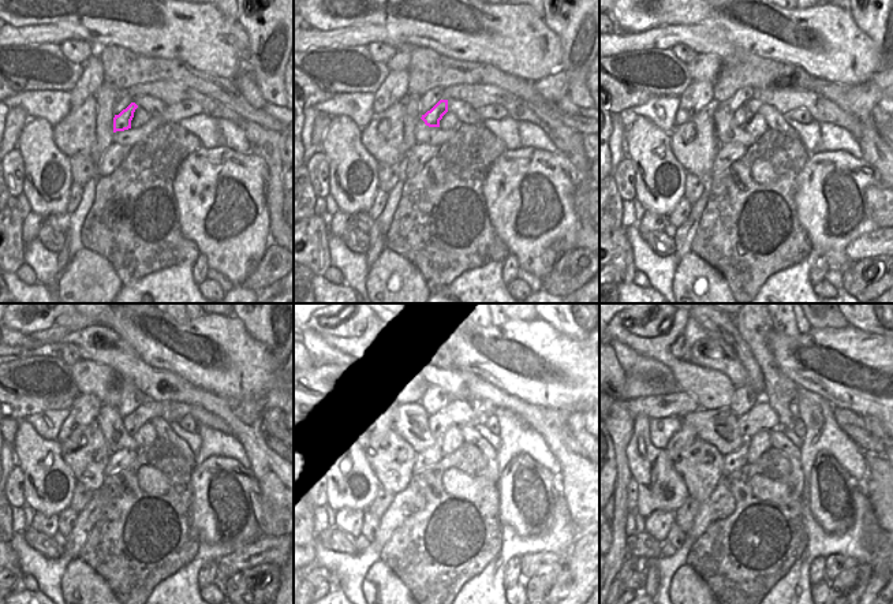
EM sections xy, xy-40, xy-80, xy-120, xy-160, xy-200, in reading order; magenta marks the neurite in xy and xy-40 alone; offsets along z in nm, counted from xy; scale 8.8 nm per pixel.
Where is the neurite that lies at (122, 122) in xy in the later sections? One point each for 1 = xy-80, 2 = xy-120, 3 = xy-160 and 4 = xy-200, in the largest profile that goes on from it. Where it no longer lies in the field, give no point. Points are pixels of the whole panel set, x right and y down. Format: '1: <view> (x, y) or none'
1: xy-80 (742, 115)
2: xy-120 (149, 410)
3: xy-160 (458, 413)
4: xy-200 (761, 417)

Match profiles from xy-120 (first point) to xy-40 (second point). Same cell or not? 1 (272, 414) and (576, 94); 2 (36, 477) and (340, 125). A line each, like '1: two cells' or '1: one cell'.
1: one cell
2: one cell

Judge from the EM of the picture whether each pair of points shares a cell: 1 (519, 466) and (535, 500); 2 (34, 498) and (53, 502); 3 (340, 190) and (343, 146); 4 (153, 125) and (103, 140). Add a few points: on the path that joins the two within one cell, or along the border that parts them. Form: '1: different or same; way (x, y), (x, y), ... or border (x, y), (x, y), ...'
1: same; way (522, 474), (527, 492)
2: same; way (38, 498), (49, 498)
3: same; way (343, 179), (343, 157)
4: different; border (114, 133), (112, 141)

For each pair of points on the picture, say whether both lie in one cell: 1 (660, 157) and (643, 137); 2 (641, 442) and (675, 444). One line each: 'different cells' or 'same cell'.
1: same cell
2: different cells

